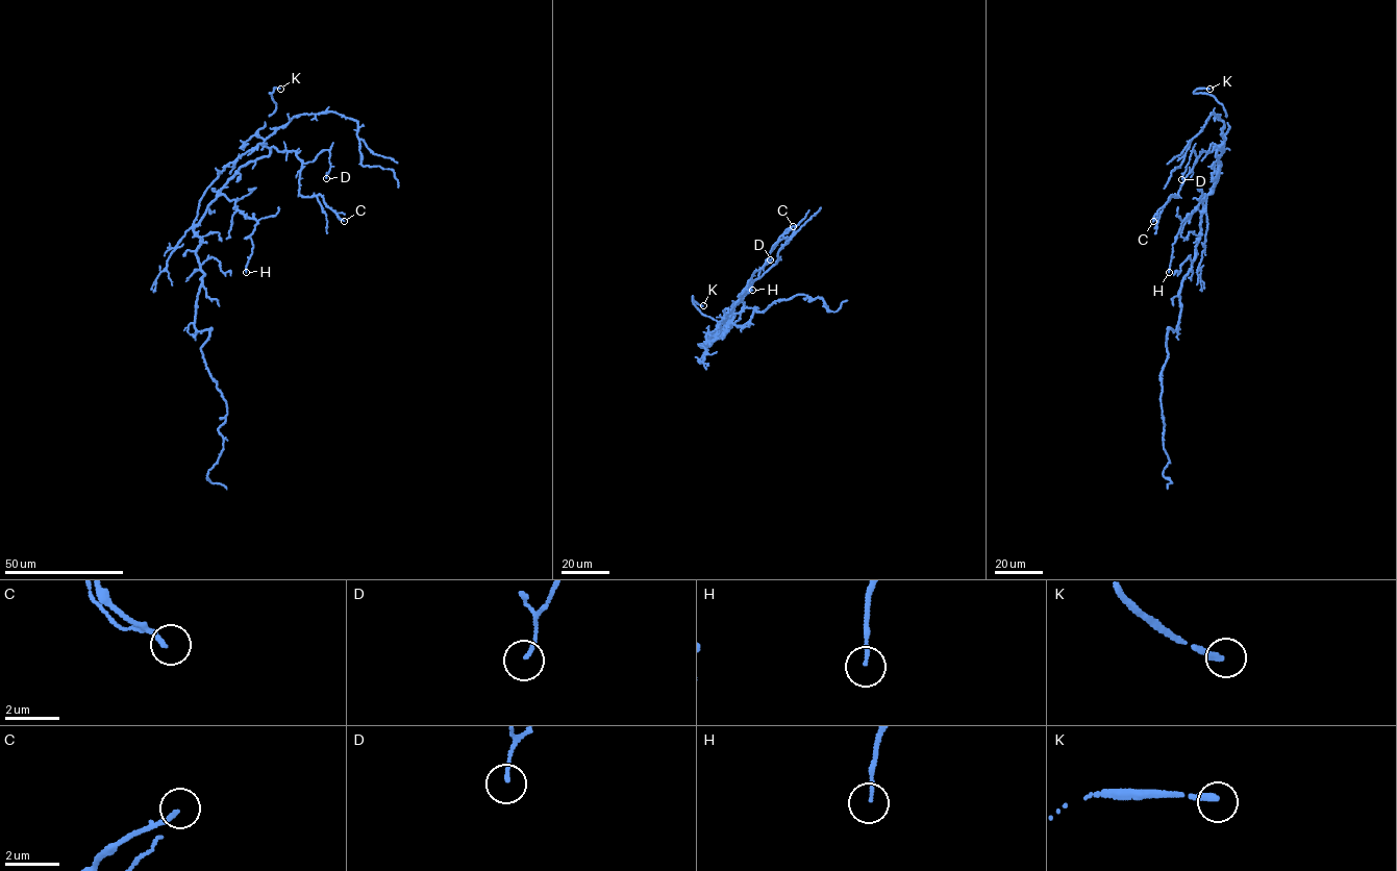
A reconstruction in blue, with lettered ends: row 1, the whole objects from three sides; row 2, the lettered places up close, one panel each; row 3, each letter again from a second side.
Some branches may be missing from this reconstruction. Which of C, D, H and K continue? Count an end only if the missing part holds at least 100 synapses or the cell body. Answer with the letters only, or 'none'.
K

